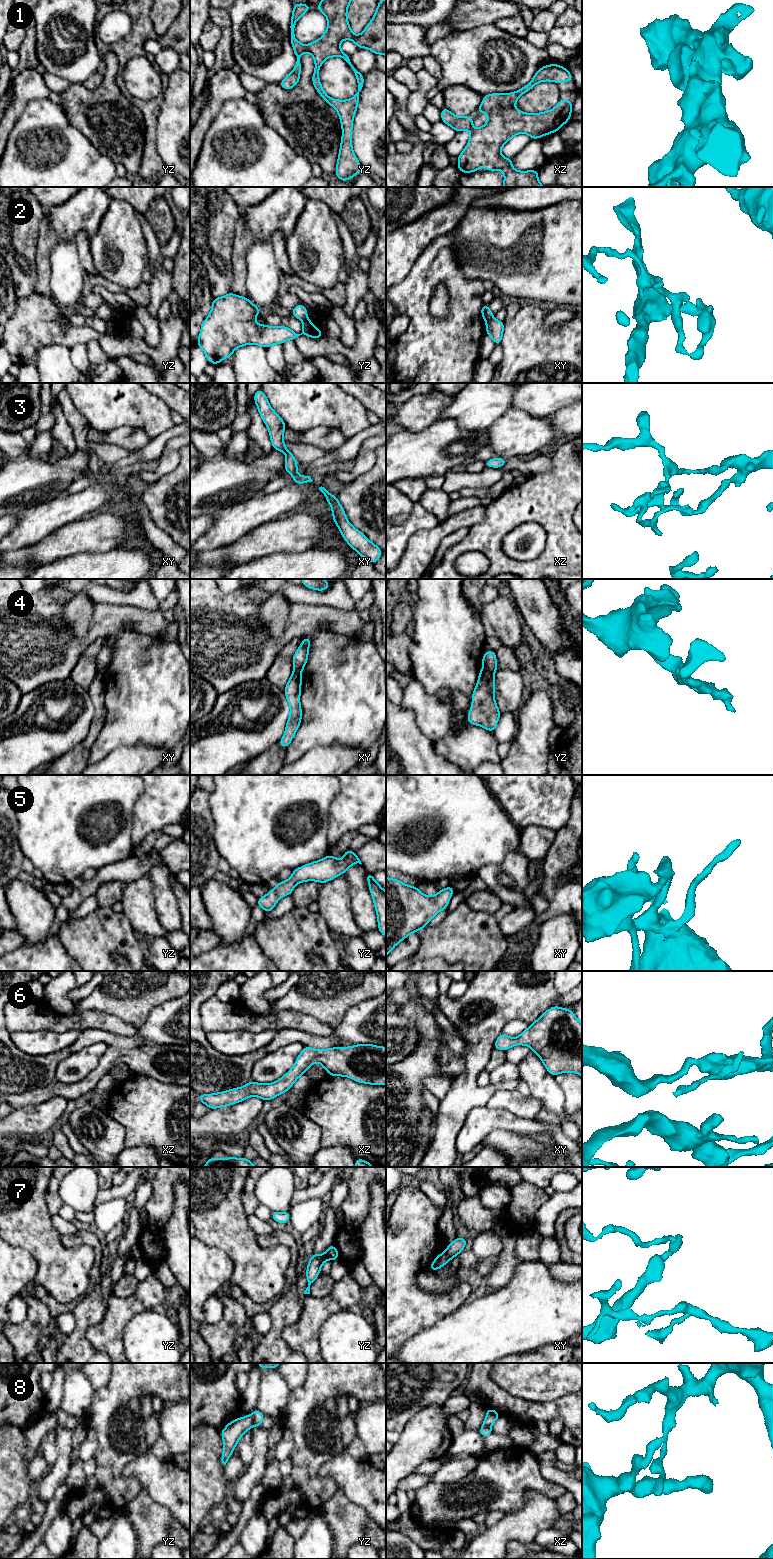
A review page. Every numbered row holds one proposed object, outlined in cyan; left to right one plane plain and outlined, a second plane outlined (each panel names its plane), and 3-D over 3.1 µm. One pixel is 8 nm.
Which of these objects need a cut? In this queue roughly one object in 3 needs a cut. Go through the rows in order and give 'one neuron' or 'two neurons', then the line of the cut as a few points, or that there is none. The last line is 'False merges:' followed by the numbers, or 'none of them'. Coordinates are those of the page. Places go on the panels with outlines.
1: one neuron; cut none
2: two neurons; cut xy (492, 316), (486, 320)
3: one neuron; cut none
4: two neurons; cut yz (483, 667), (493, 674)
5: one neuron; cut none
6: one neuron; cut none
7: two neurons; cut yz (327, 1250), (331, 1259)
8: two neurons; cut yz (251, 1415), (254, 1424)
False merges: 2, 4, 7, 8

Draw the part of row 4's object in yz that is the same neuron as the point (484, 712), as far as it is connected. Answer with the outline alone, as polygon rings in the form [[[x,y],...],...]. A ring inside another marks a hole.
[[[484,668],[481,669],[472,694],[472,706],[467,715],[468,723],[494,732],[501,715],[495,702],[494,692],[494,674]]]

